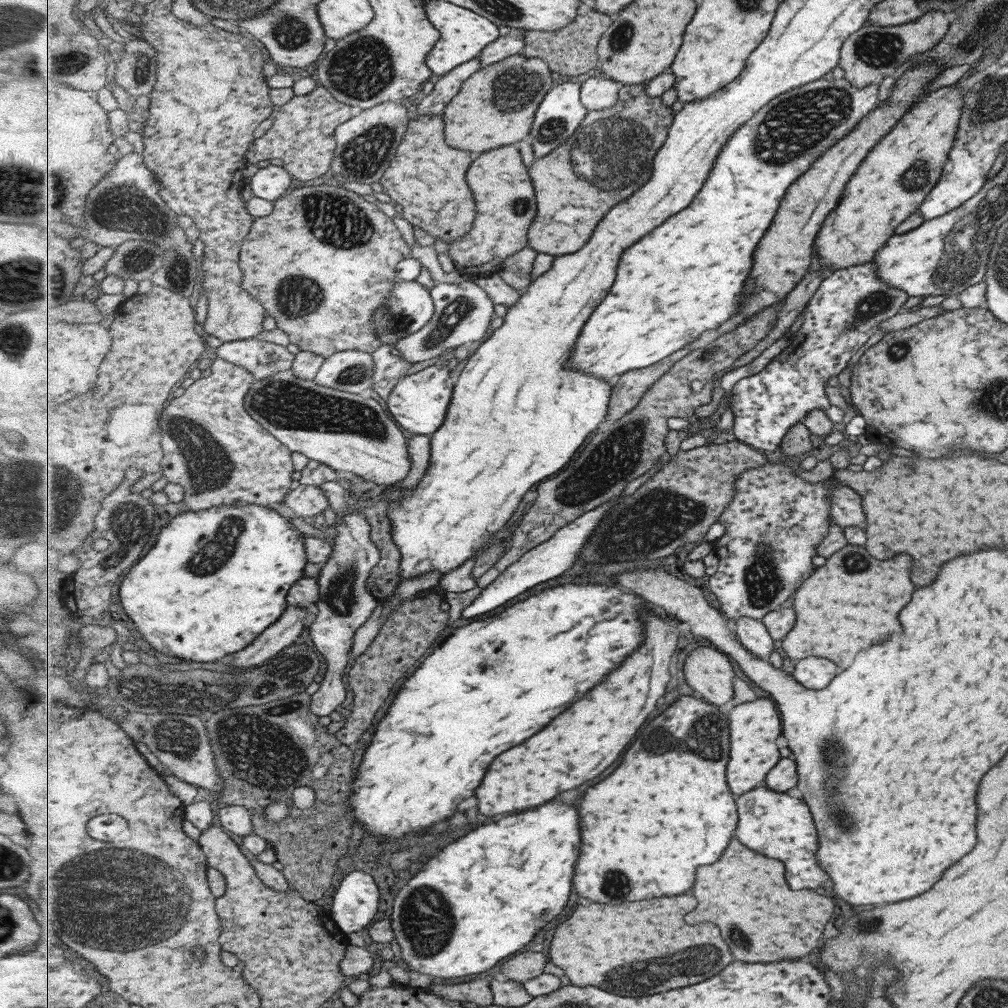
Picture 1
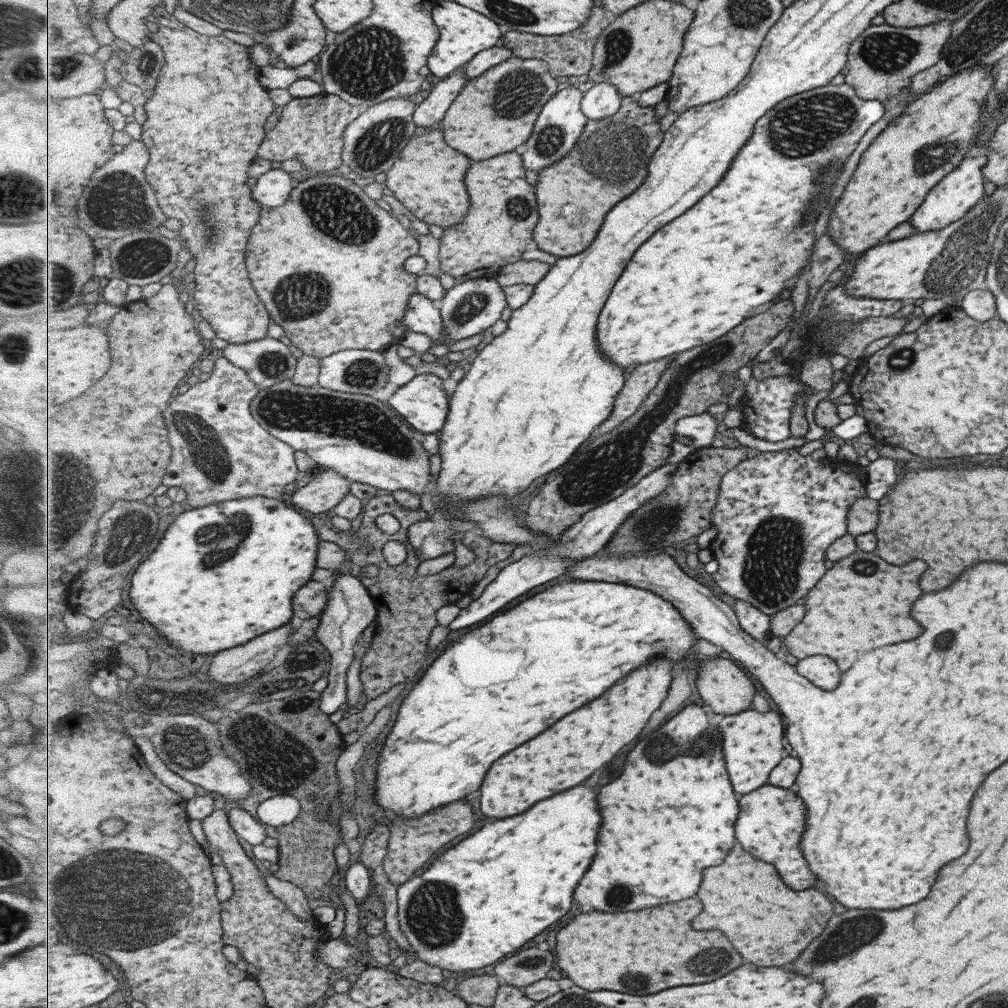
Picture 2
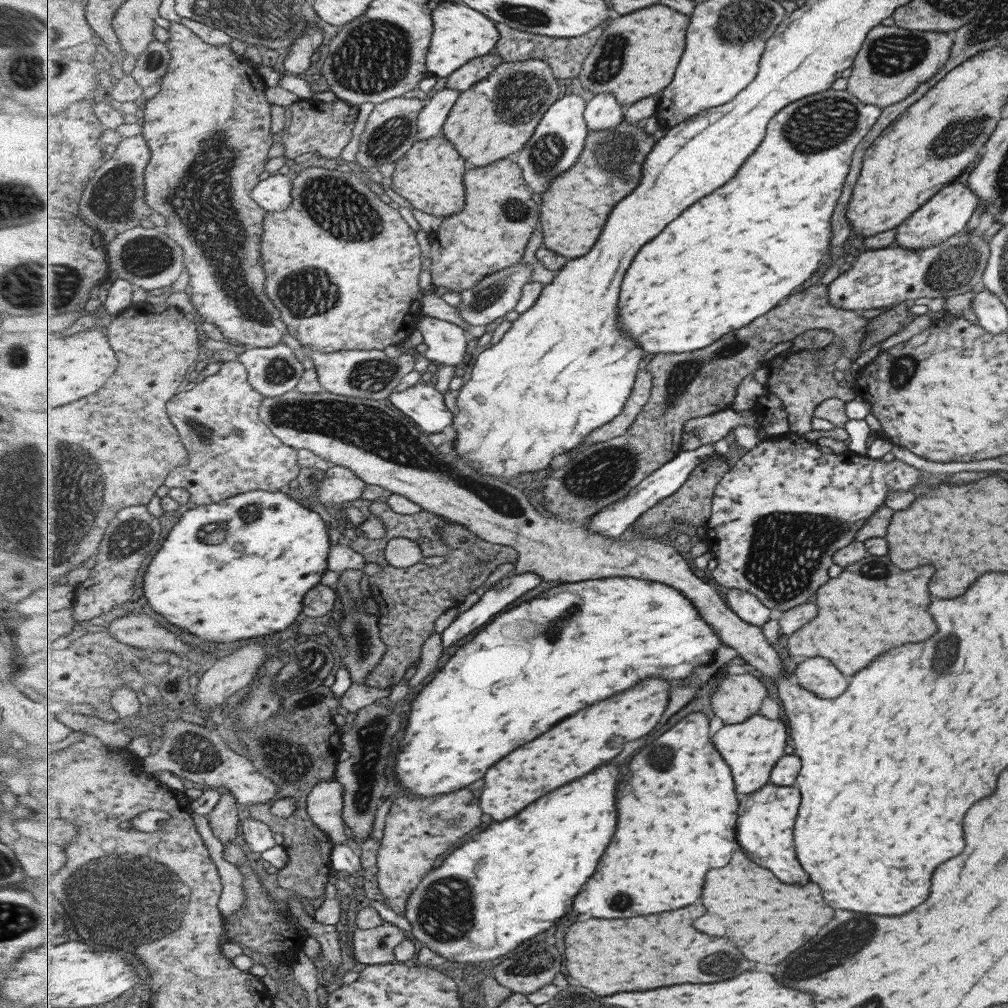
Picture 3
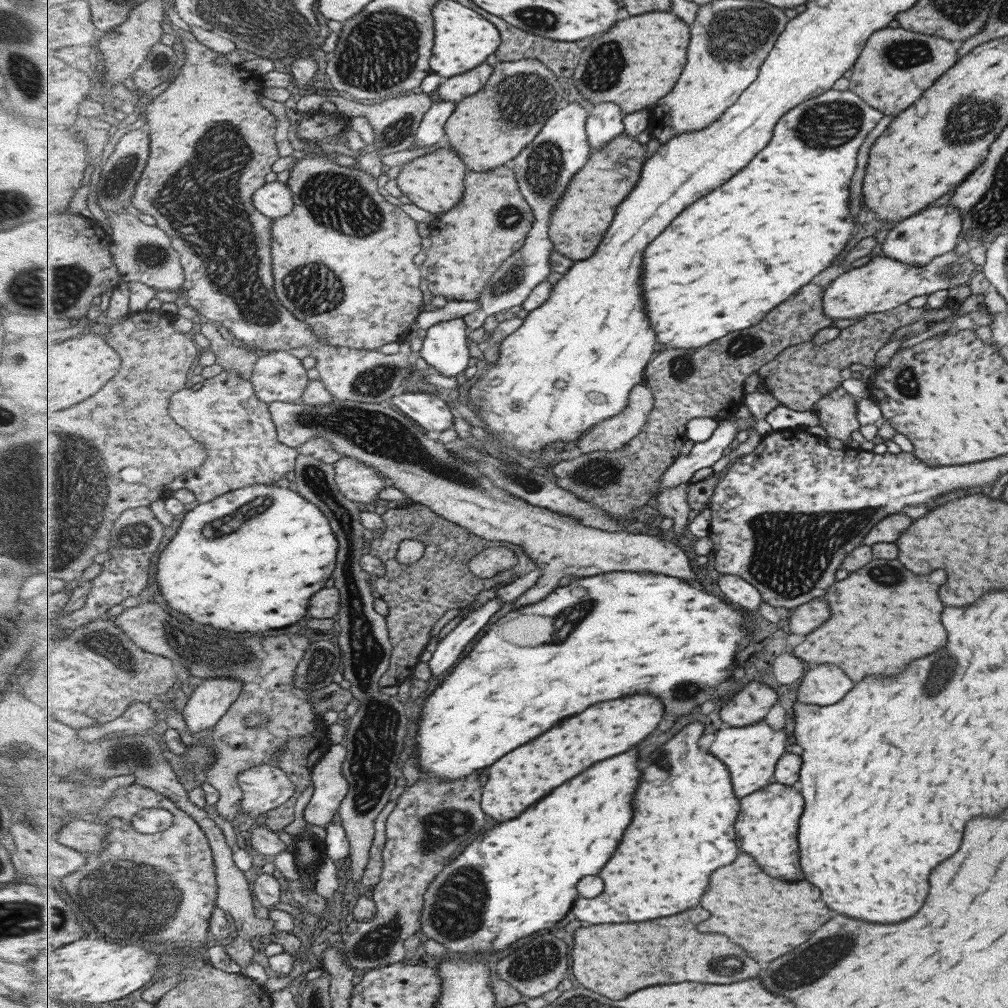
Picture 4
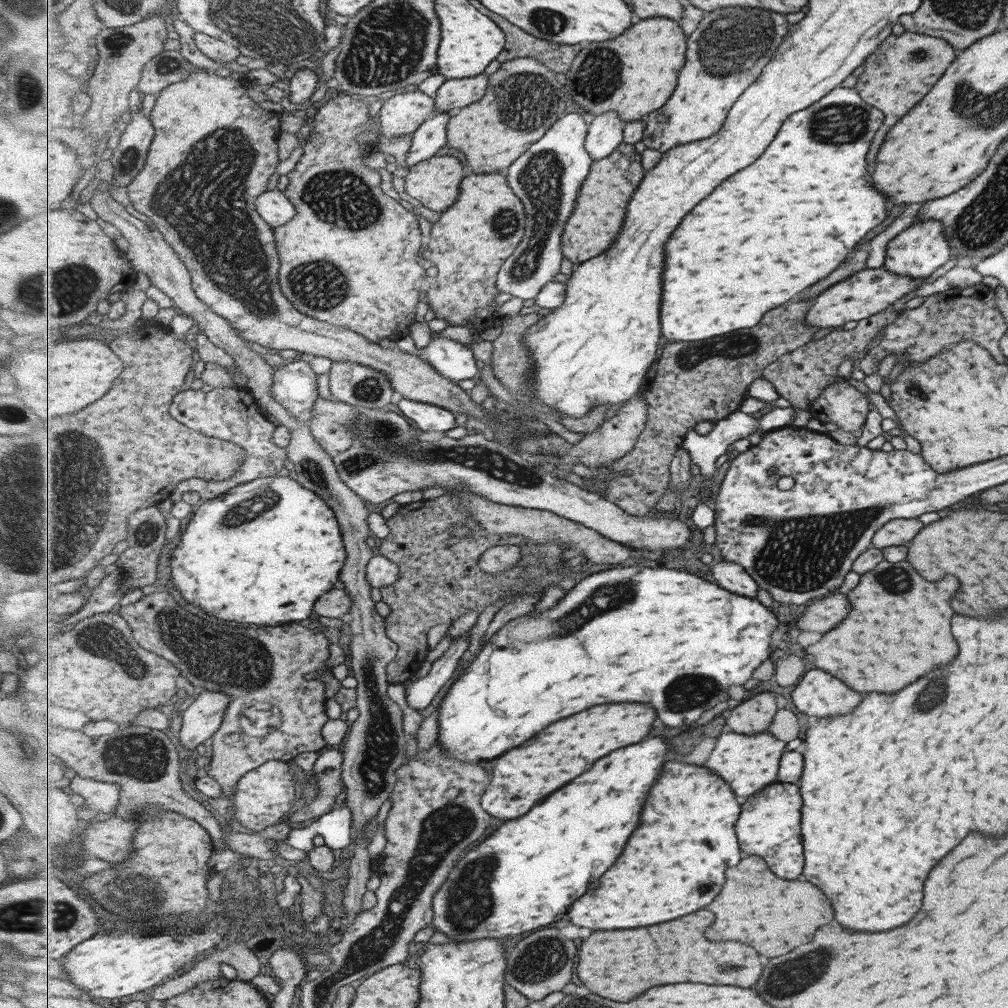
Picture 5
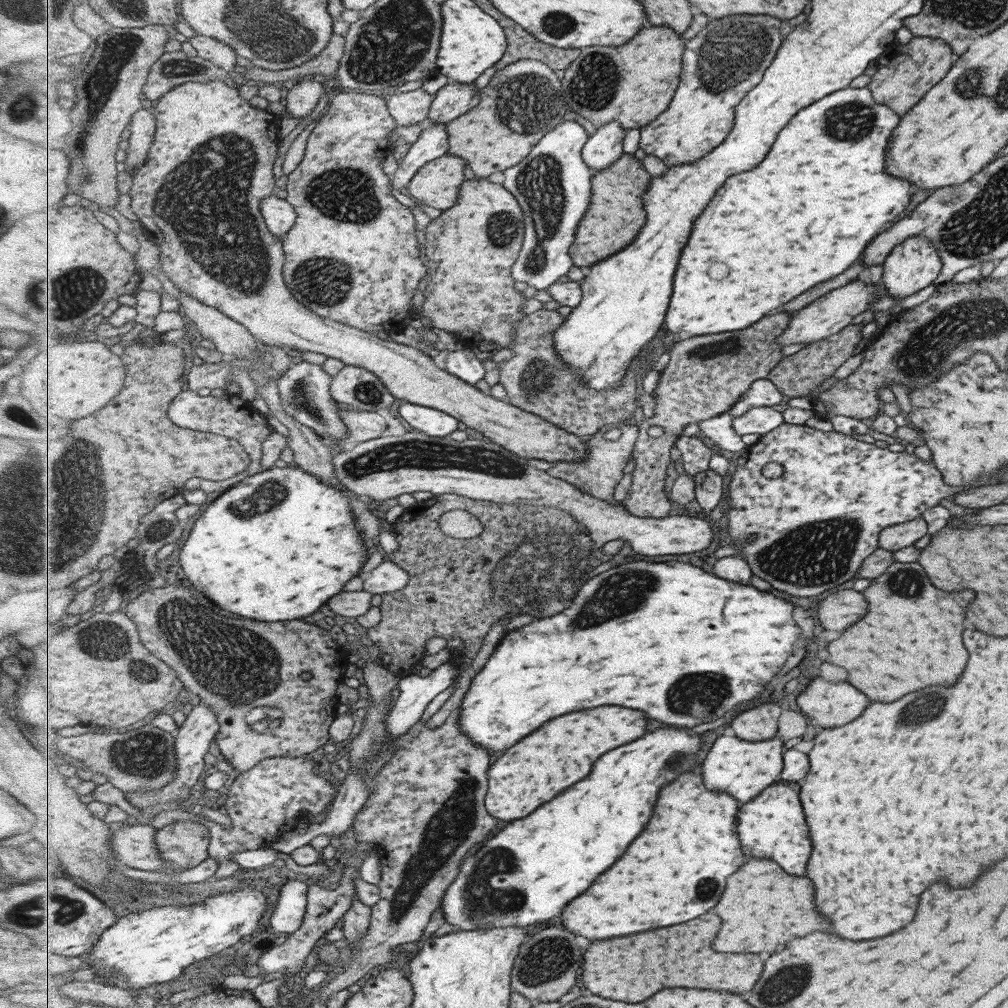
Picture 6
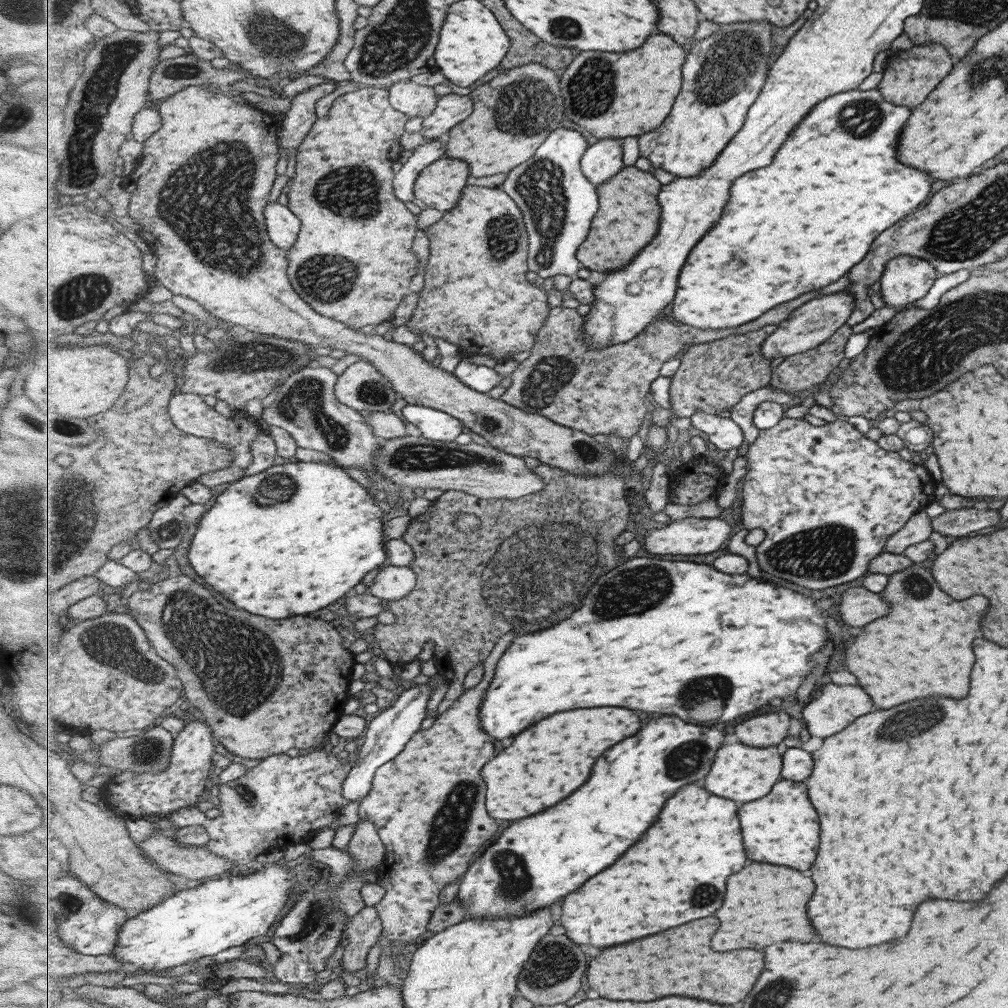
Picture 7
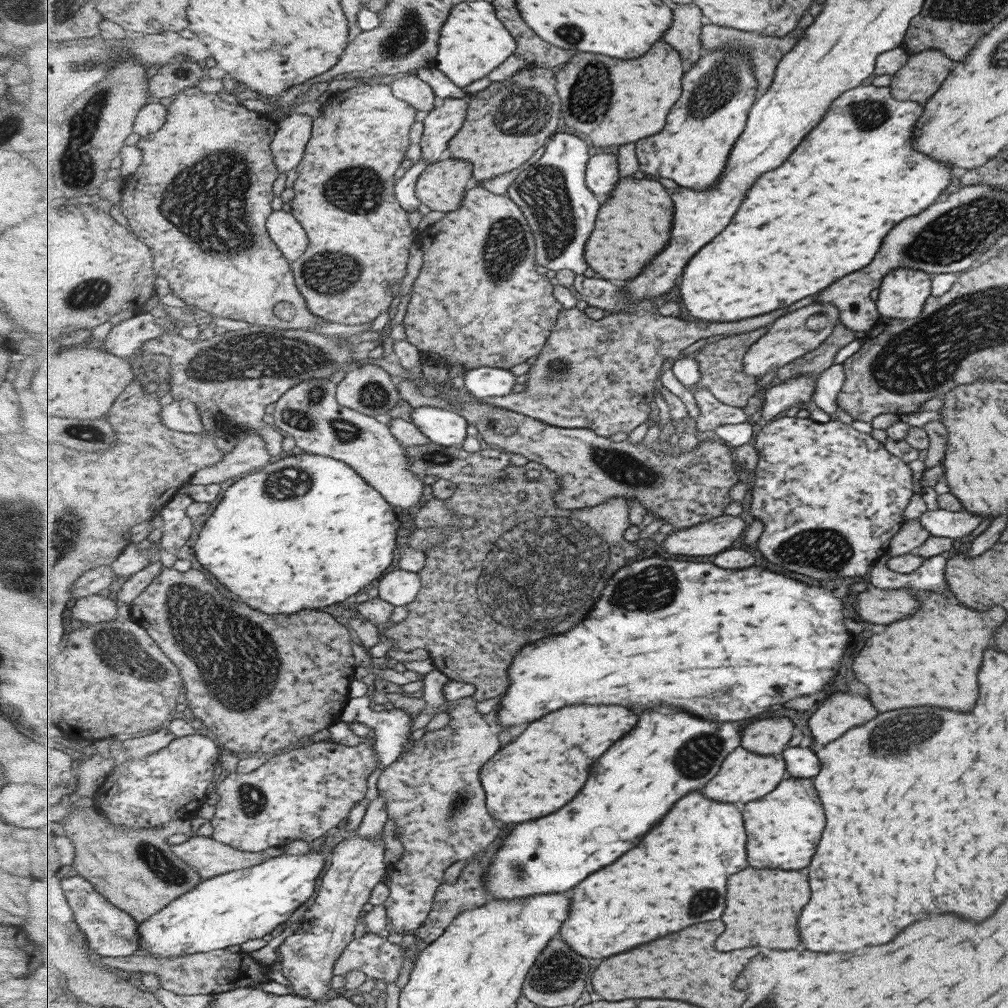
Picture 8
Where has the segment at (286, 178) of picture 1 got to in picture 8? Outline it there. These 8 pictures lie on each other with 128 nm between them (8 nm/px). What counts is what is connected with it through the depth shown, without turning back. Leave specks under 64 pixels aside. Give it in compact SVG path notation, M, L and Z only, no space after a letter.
M273 211L268 219L268 229L273 241L279 245L285 258L291 264L299 261L299 258L309 250L309 236L305 228L299 224L296 215L291 211Z

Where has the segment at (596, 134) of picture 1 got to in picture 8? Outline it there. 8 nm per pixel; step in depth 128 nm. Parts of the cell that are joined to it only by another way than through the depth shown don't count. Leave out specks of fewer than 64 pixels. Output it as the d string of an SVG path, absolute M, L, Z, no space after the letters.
M641 175L621 178L617 188L613 190L613 198L607 200L607 204L601 208L601 222L597 222L597 234L593 234L589 246L585 246L585 259L602 279L635 281L645 271L645 266L651 264L653 258L667 248L673 232L673 220L675 202L657 178L643 178Z

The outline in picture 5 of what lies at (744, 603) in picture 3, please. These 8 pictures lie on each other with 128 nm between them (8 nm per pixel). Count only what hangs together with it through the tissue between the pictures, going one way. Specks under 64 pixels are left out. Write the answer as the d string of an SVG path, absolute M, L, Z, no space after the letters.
M722 560L715 566L715 580L721 582L721 586L725 586L727 590L733 590L737 594L749 594L749 596L757 596L757 582L753 580L753 576L749 572L745 572L743 566L735 562Z

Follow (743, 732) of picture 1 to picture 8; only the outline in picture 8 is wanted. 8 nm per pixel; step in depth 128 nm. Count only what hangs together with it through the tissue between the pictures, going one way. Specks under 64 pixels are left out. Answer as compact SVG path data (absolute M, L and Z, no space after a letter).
M745 748L741 750L735 750L733 756L729 756L725 760L725 766L721 770L721 774L717 778L713 778L713 782L709 782L709 786L705 786L705 796L707 798L713 798L717 802L753 802L753 800L759 800L767 794L771 794L779 784L781 780L787 777L787 764L785 759L781 760L779 756L759 756L759 754L753 754Z

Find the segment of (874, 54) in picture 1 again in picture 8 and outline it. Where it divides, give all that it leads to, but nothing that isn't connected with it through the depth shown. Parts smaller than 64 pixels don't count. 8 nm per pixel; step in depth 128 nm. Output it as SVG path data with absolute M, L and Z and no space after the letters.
M939 50L907 55L905 64L891 74L891 97L900 101L925 103L938 88L950 70L957 64Z

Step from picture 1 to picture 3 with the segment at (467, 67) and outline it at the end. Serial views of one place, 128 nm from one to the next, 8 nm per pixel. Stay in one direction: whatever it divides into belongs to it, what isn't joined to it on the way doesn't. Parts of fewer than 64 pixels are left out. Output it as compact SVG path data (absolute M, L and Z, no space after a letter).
M445 86L429 95L427 106L418 118L417 140L431 140L441 134L441 130L444 130L443 124L447 122L459 97L459 90L451 90Z

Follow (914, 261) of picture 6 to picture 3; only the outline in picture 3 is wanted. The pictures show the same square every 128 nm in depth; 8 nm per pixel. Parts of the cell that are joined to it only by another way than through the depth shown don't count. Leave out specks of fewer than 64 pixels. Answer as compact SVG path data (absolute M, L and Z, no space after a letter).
M953 180L894 228L895 242L893 245L909 248L909 250L925 250L925 248L937 246L943 240L958 234L966 226L965 223L976 206L977 196L967 188L967 184Z

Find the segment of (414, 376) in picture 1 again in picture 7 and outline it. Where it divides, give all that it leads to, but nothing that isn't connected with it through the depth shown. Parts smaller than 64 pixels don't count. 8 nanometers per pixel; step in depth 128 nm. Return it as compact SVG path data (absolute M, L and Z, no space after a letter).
M408 404L402 413L407 422L417 426L421 435L429 440L453 442L465 430L461 419L433 407Z

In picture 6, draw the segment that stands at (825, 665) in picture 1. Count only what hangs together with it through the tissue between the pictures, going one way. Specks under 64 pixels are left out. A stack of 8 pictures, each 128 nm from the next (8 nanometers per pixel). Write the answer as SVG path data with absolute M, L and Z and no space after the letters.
M813 676L796 698L796 703L808 722L819 730L837 728L855 720L867 708L869 700L851 684L829 684L827 680Z

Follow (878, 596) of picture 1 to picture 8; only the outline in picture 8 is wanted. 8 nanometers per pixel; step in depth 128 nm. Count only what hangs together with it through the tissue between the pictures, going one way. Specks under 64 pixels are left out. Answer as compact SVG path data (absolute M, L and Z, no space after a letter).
M905 588L917 601L919 608L913 616L897 620L881 634L873 634L859 654L853 658L855 678L869 688L869 700L879 710L897 710L911 706L937 706L955 712L969 712L977 700L977 672L983 660L983 650L989 648L993 632L1007 620L1007 614L993 606L987 612L977 612L933 590Z

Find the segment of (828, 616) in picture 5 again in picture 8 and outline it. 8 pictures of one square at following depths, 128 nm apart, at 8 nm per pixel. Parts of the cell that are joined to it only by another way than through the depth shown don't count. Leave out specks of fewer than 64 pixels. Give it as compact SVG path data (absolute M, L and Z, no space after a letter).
M870 586L855 598L857 616L873 624L897 622L919 608L919 601L905 587L885 590Z

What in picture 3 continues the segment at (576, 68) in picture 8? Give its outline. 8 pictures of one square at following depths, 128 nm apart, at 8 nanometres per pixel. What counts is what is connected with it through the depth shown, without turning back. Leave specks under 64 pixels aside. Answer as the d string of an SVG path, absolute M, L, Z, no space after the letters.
M664 4L617 18L583 63L580 84L594 95L611 92L627 107L662 93L675 80L684 56L690 24L687 14Z

